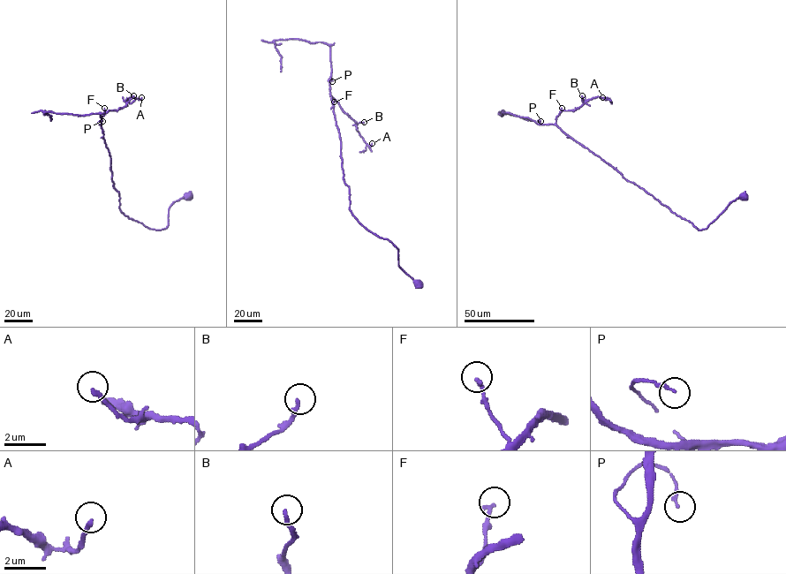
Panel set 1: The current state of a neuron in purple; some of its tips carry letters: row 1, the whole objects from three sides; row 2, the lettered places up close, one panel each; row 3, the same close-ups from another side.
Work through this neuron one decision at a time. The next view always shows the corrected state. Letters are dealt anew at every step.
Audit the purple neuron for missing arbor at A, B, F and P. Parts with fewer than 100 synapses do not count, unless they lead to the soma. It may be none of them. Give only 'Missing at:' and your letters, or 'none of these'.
Missing at: none of these

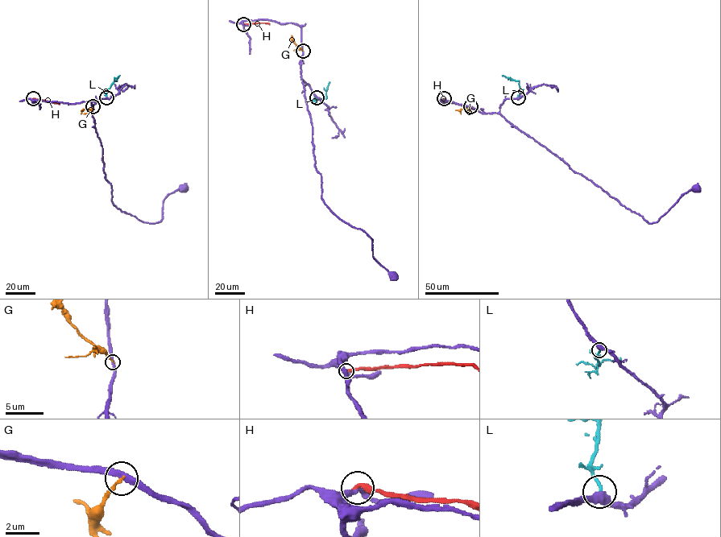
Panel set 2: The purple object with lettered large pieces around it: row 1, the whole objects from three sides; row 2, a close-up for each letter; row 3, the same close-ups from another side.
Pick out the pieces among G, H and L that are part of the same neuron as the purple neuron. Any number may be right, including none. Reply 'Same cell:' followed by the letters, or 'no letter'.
Same cell: L

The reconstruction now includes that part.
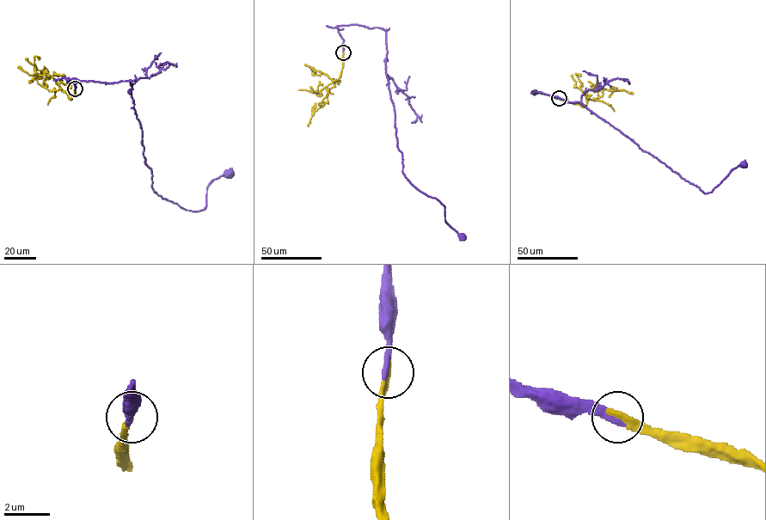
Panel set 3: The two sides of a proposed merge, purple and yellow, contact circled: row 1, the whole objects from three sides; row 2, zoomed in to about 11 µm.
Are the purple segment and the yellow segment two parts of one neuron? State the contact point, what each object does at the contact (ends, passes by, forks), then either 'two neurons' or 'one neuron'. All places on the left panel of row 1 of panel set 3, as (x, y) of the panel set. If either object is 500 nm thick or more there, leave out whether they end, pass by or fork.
at (75, 88); purple ends there; yellow ends there; one neuron

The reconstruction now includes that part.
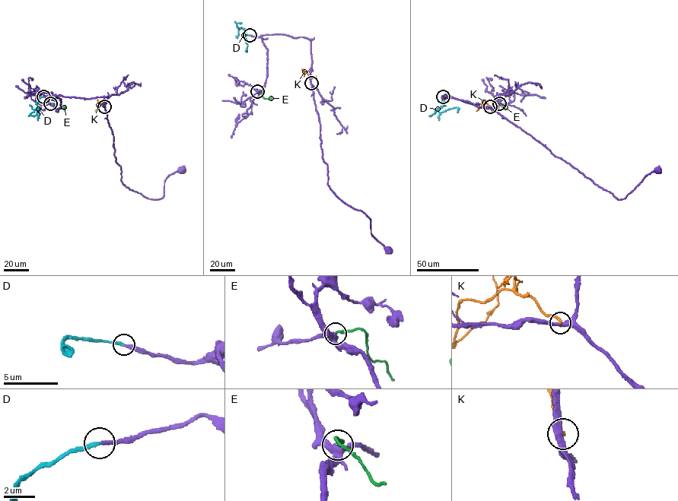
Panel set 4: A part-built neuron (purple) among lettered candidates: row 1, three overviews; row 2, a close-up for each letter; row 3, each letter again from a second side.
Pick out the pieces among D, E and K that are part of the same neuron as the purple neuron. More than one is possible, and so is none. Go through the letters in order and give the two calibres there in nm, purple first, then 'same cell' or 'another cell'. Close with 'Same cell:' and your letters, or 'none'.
D: 260 nm thick on the purple side, 280 nm on the other; same cell
E: 400 nm thick on the purple side, 260 nm on the other; another cell
K: 400 nm thick on the purple side, 220 nm on the other; another cell
Same cell: D

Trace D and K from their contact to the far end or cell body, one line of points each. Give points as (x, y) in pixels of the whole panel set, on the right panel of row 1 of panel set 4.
D: (443, 96), (443, 104), (437, 109), (438, 111), (457, 107), (456, 112)
K: (490, 106), (483, 103), (479, 104), (479, 109), (483, 104), (483, 99)

